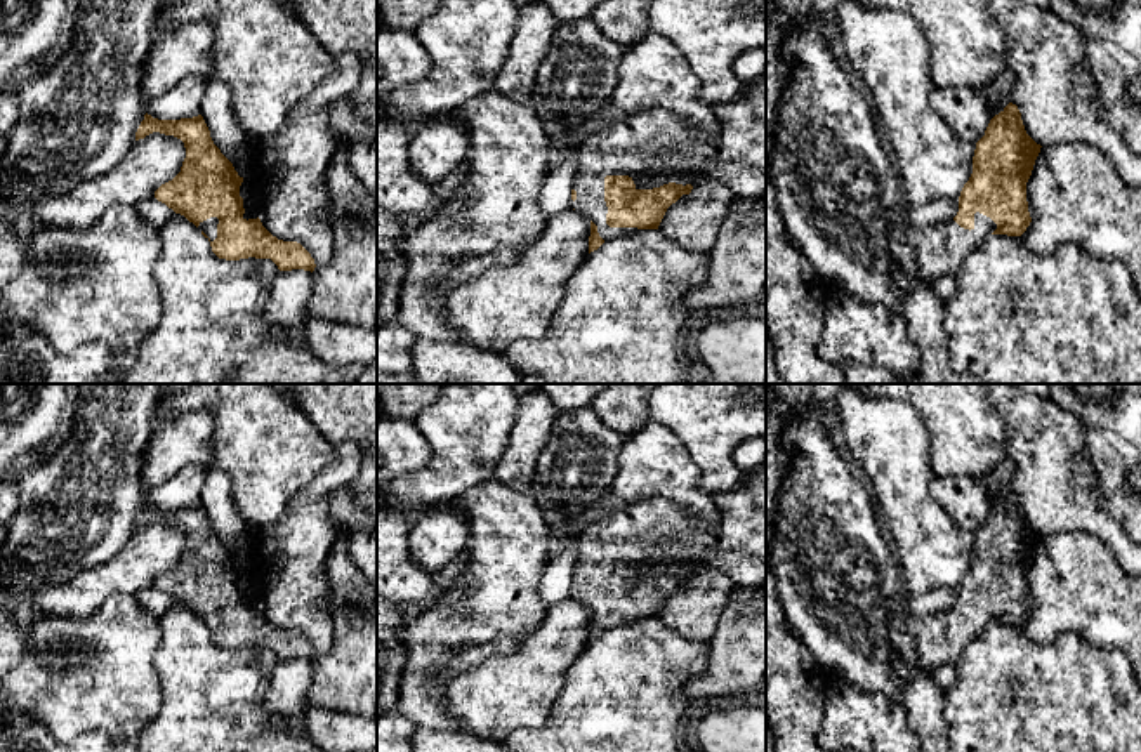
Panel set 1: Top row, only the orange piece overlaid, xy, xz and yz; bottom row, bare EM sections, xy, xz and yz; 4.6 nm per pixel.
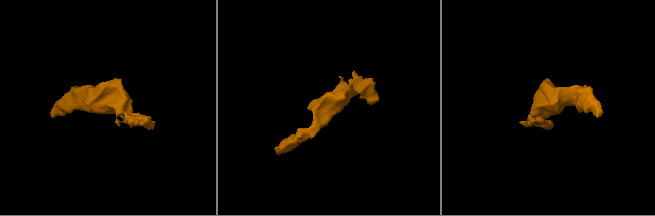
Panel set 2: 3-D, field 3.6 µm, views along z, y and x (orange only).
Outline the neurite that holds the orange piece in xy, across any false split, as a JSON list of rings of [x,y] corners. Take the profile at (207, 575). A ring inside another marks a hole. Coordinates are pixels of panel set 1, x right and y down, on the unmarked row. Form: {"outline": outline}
{"outline": [[[146,502],[135,530],[153,521],[174,524],[186,537],[181,561],[162,573],[155,587],[193,611],[219,648],[271,648],[280,660],[314,660],[314,648],[300,632],[278,629],[257,604],[243,597],[243,566],[214,533],[201,504],[158,509]]]}

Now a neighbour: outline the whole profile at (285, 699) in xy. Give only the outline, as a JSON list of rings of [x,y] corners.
[[[280,660],[271,672],[264,696],[267,714],[299,736],[306,736],[306,705],[311,684],[311,660]]]

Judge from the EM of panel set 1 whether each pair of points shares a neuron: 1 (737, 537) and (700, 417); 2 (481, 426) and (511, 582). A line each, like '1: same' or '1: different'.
1: different
2: different

